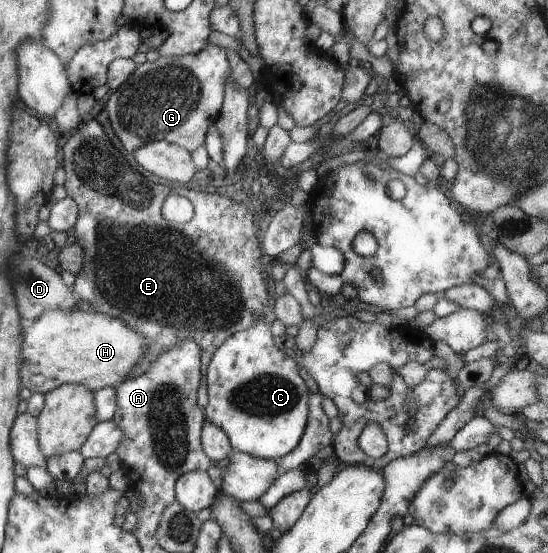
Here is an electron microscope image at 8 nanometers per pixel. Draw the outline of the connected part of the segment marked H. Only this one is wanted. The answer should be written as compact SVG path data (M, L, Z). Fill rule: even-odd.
M54 309L40 313L22 330L20 382L33 393L48 392L61 384L79 384L89 391L116 387L129 376L149 345L120 319L106 313Z

